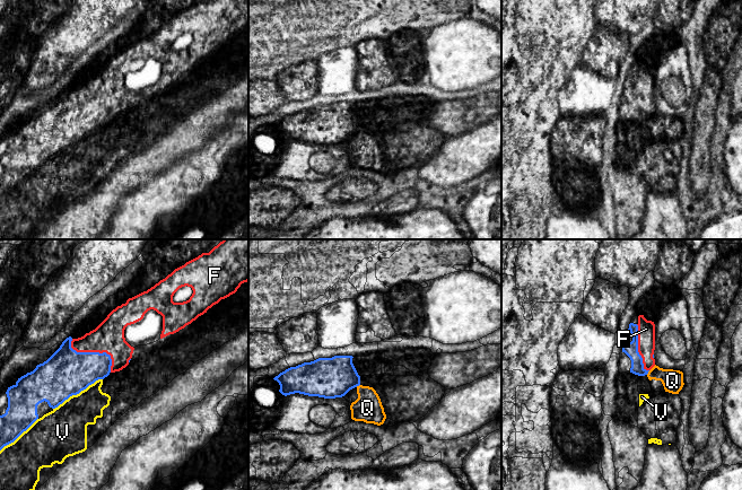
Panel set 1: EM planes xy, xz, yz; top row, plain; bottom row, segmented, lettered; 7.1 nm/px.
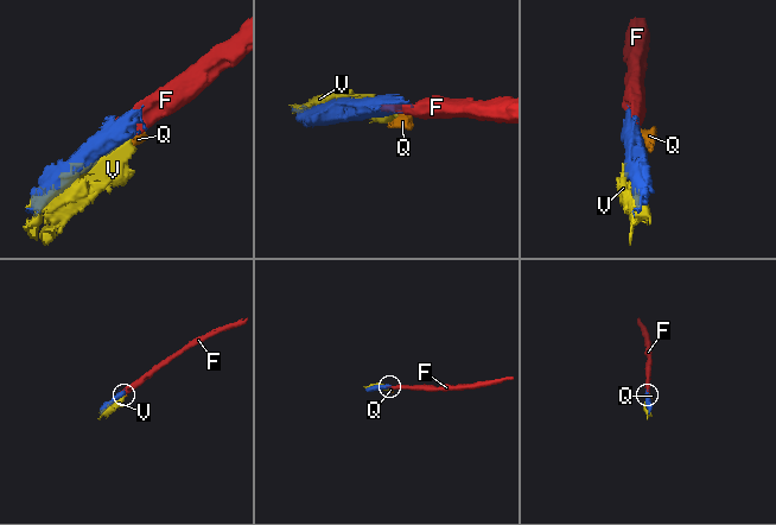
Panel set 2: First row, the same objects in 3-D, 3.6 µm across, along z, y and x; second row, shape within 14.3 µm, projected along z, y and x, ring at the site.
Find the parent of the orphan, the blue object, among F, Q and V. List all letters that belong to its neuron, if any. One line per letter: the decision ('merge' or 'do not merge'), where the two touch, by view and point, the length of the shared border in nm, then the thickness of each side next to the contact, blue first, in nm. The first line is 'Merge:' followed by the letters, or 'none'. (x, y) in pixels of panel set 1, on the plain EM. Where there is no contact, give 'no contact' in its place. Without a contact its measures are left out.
Merge: F
F: merge; contact xy (95, 99); length 380 nm; calibres 320 and 220 nm
Q: do not merge; contact yz (647, 120); length 40 nm; calibres 100 and 150 nm
V: do not merge; contact xy (77, 140); length 420 nm; calibres 320 and 300 nm

